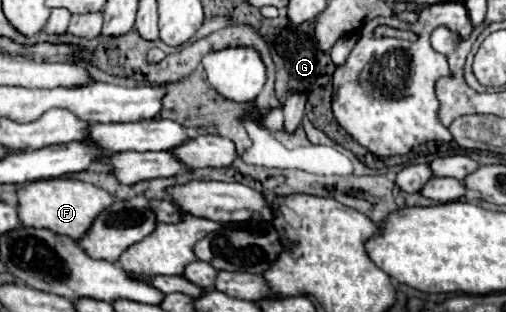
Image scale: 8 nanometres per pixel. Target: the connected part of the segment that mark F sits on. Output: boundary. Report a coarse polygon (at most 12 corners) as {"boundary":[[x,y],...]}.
{"boundary":[[51,178],[17,190],[23,226],[77,240],[113,196]]}

